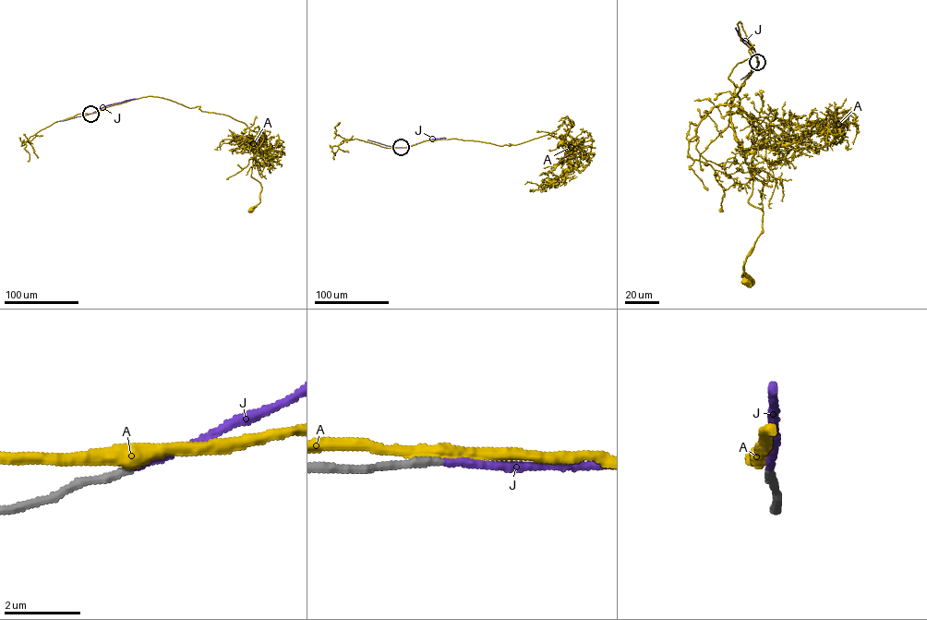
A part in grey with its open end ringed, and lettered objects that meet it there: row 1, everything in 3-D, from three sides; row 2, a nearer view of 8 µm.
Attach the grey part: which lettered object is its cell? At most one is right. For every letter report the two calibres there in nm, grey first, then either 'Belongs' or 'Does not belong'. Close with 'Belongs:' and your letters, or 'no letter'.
A: Thickness 220 nm (grey) against 400 nm. Does not belong
J: Thickness 200 nm (grey) against 190 nm. Belongs
Belongs: J

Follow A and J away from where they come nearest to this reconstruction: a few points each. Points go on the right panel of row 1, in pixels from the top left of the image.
A: (757, 62), (739, 22), (754, 49), (728, 77), (728, 113), (753, 154), (748, 202), (763, 212), (747, 280)
J: (757, 62), (755, 51), (738, 34), (735, 28)

